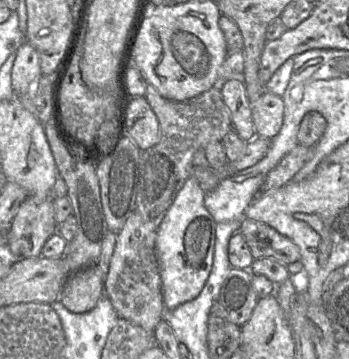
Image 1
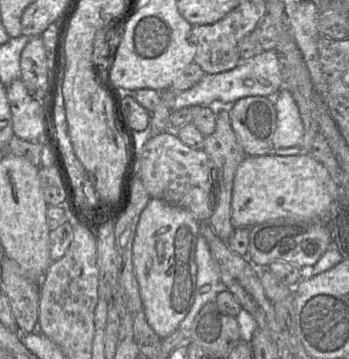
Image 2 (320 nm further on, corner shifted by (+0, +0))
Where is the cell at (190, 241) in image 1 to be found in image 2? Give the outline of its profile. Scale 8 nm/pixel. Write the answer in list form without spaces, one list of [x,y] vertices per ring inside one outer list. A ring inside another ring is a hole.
[[[151,198],[140,215],[132,245],[133,270],[147,323],[160,338],[179,328],[194,303],[198,290],[195,247],[199,236],[199,221],[189,211],[162,200]]]

